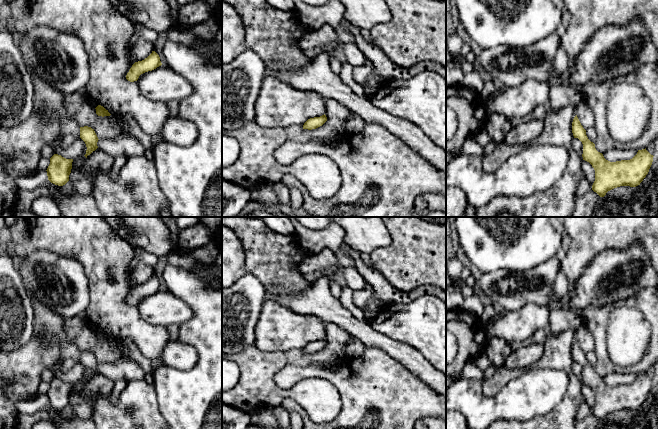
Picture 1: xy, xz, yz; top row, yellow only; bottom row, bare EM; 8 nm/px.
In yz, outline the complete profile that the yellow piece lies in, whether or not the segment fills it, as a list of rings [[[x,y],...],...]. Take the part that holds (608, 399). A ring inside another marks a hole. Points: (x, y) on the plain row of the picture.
[[[577,339],[572,346],[572,357],[574,362],[578,362],[583,368],[583,384],[589,386],[595,394],[592,414],[600,421],[604,421],[608,415],[620,410],[636,411],[648,398],[654,380],[646,372],[638,374],[630,384],[610,386],[596,374],[595,368],[588,363],[586,354]]]

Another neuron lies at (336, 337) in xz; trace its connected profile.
[[[327,323],[325,335],[327,345],[316,353],[303,353],[300,359],[290,362],[290,364],[305,367],[313,363],[330,362],[338,364],[340,362],[345,362],[347,359],[344,350],[351,338],[352,336],[341,327],[332,323]]]

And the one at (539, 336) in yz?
[[[540,329],[540,330],[536,331],[532,336],[530,336],[529,338],[527,338],[526,340],[524,340],[522,342],[511,343],[511,345],[510,345],[511,350],[514,351],[514,350],[520,349],[525,346],[545,342],[546,336],[547,336],[547,330]]]

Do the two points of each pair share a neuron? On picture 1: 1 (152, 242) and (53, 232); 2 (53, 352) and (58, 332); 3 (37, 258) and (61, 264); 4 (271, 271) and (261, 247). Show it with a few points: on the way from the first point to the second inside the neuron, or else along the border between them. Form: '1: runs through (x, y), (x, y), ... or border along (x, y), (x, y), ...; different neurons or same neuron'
1: border along (110, 227), (117, 236), (126, 240), (134, 248); different neurons
2: border along (35, 333), (36, 340), (42, 347), (60, 349); different neurons
3: runs through (43, 264), (55, 264); same neuron
4: runs through (271, 265), (271, 257), (267, 253); same neuron

